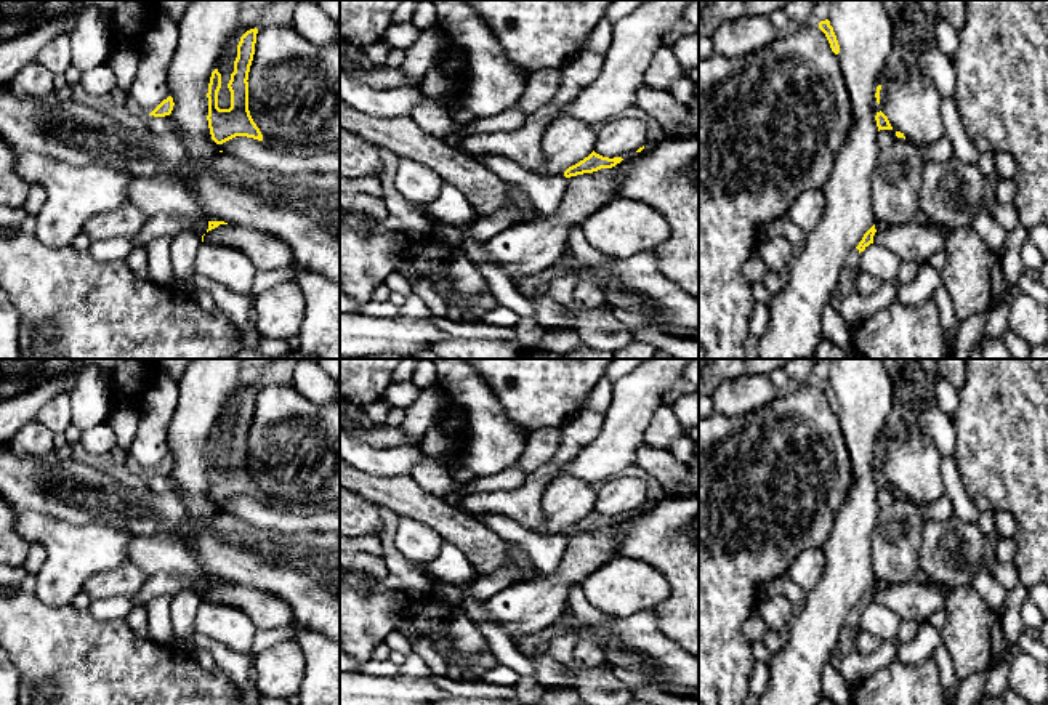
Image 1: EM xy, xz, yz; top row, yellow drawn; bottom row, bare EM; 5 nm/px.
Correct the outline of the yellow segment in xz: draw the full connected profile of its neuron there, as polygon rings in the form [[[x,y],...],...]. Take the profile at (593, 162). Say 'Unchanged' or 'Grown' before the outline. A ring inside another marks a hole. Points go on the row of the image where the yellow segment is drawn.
Unchanged. [[[593,151],[588,157],[585,157],[578,163],[569,167],[564,171],[564,176],[570,178],[570,176],[583,175],[583,173],[593,173],[601,168],[612,168],[617,163],[620,163],[622,160],[623,160],[622,157],[609,159],[609,157],[603,157]]]

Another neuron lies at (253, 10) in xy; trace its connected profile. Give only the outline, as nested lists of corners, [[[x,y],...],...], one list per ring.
[[[247,0],[245,2],[239,18],[239,24],[229,34],[228,43],[216,62],[216,69],[221,74],[221,88],[218,91],[220,109],[231,107],[231,91],[228,88],[228,83],[231,80],[231,74],[234,72],[234,61],[237,58],[237,45],[240,42],[240,37],[250,29],[255,29],[255,27],[258,29],[264,11],[277,2],[280,0]]]

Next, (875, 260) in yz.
[[[877,242],[865,247],[859,256],[859,271],[881,282],[897,280],[902,260]]]

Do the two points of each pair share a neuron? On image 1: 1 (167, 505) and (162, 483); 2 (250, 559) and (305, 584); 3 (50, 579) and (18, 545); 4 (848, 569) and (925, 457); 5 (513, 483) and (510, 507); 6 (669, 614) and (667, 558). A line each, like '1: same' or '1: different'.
1: different
2: same
3: different
4: different
5: different
6: same

